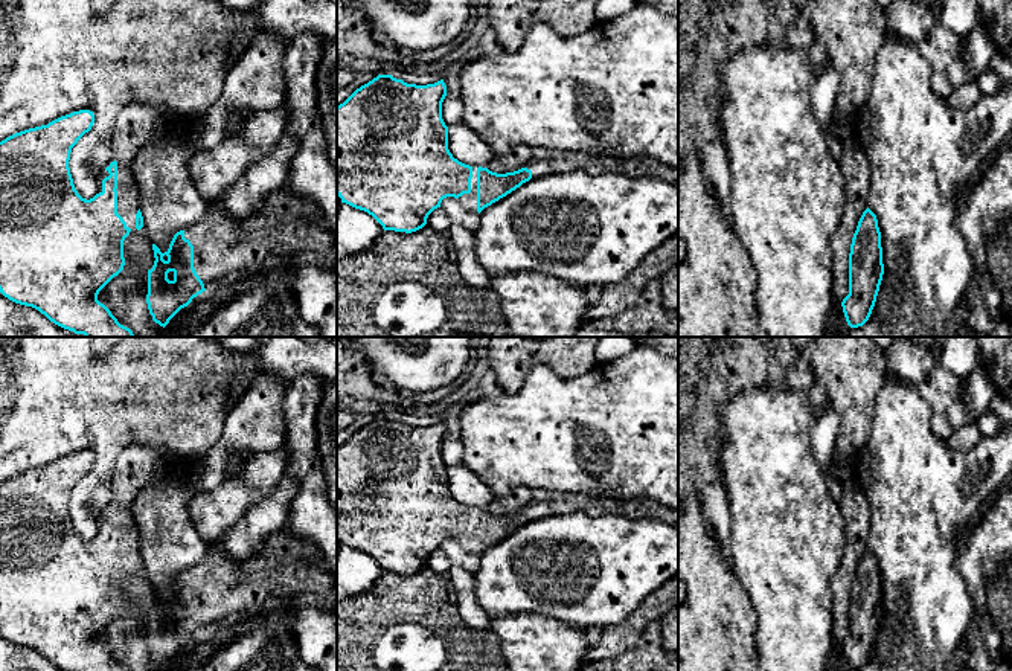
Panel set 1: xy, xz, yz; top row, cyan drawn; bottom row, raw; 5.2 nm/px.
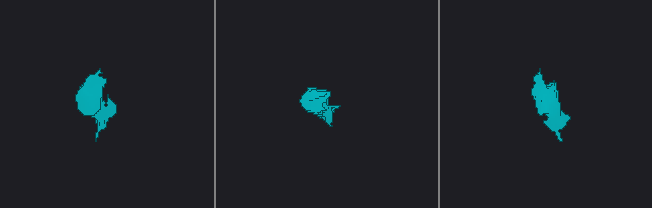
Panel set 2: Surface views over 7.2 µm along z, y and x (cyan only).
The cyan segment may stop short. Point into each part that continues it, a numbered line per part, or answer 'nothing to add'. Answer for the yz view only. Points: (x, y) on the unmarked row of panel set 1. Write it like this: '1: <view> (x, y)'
nothing to add

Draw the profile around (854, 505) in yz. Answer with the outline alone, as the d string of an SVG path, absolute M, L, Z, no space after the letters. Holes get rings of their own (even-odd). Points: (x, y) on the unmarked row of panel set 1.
M843 480L843 497L838 502L846 523L846 543L840 569L831 578L832 592L832 642L841 647L849 636L849 595L853 575L870 534L869 502L857 480Z

